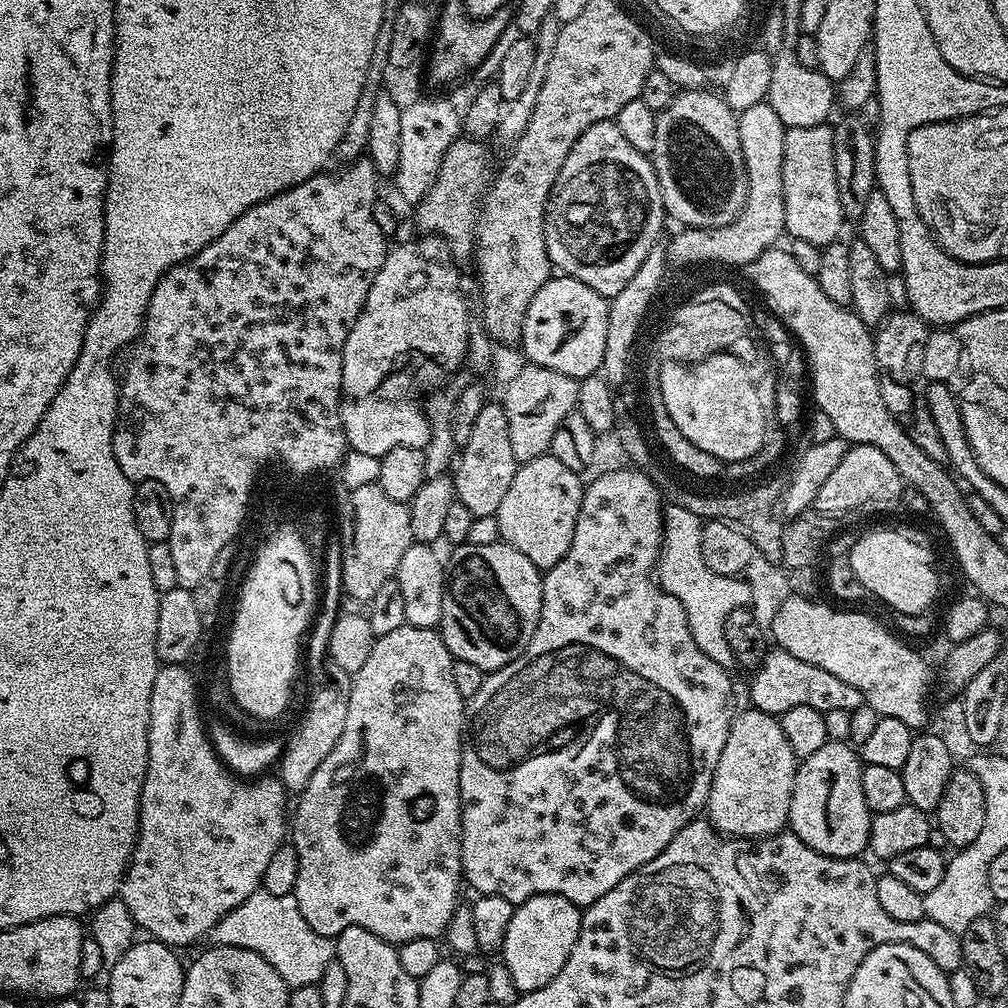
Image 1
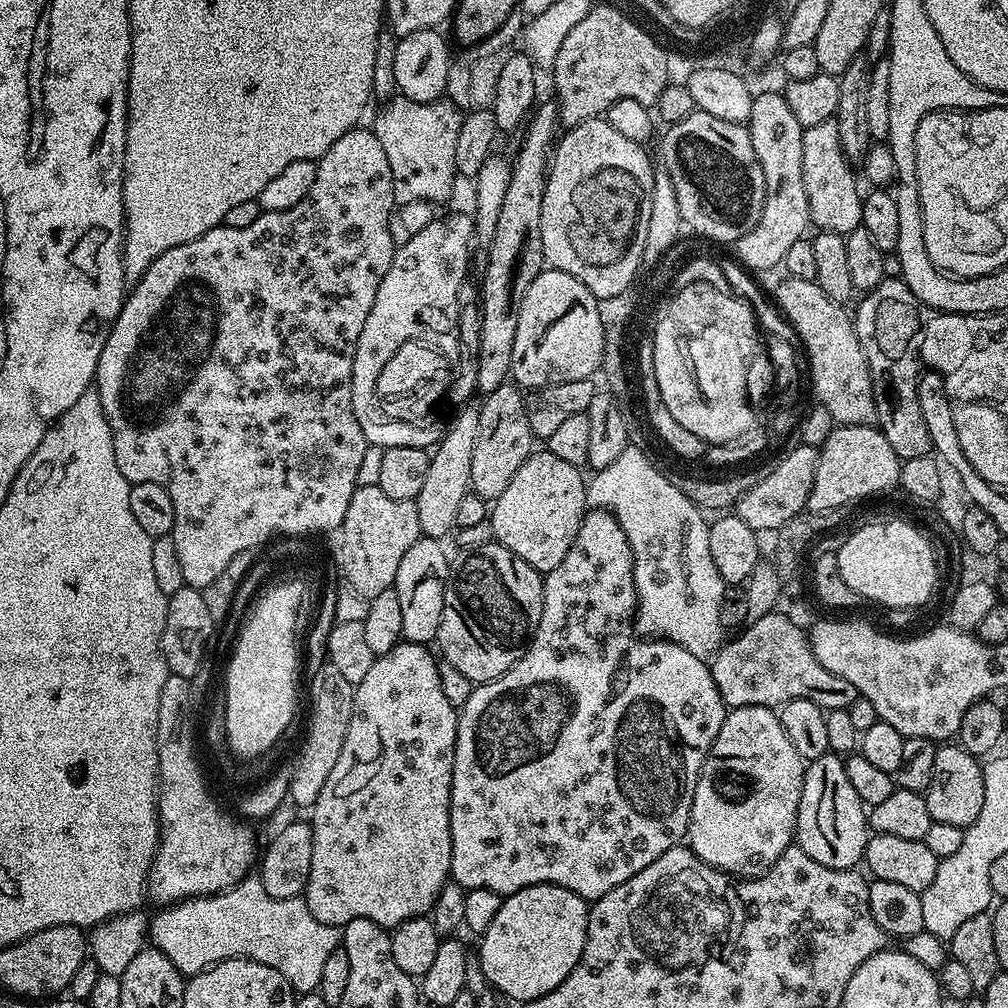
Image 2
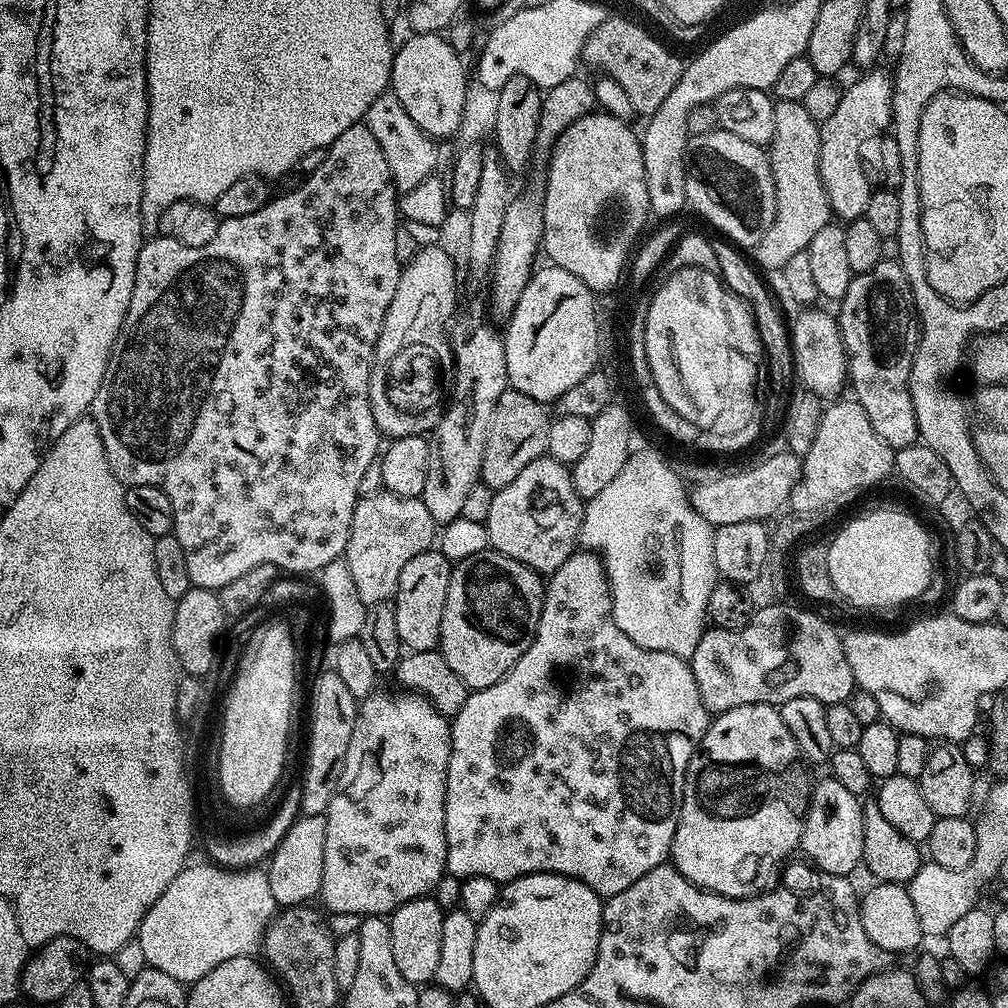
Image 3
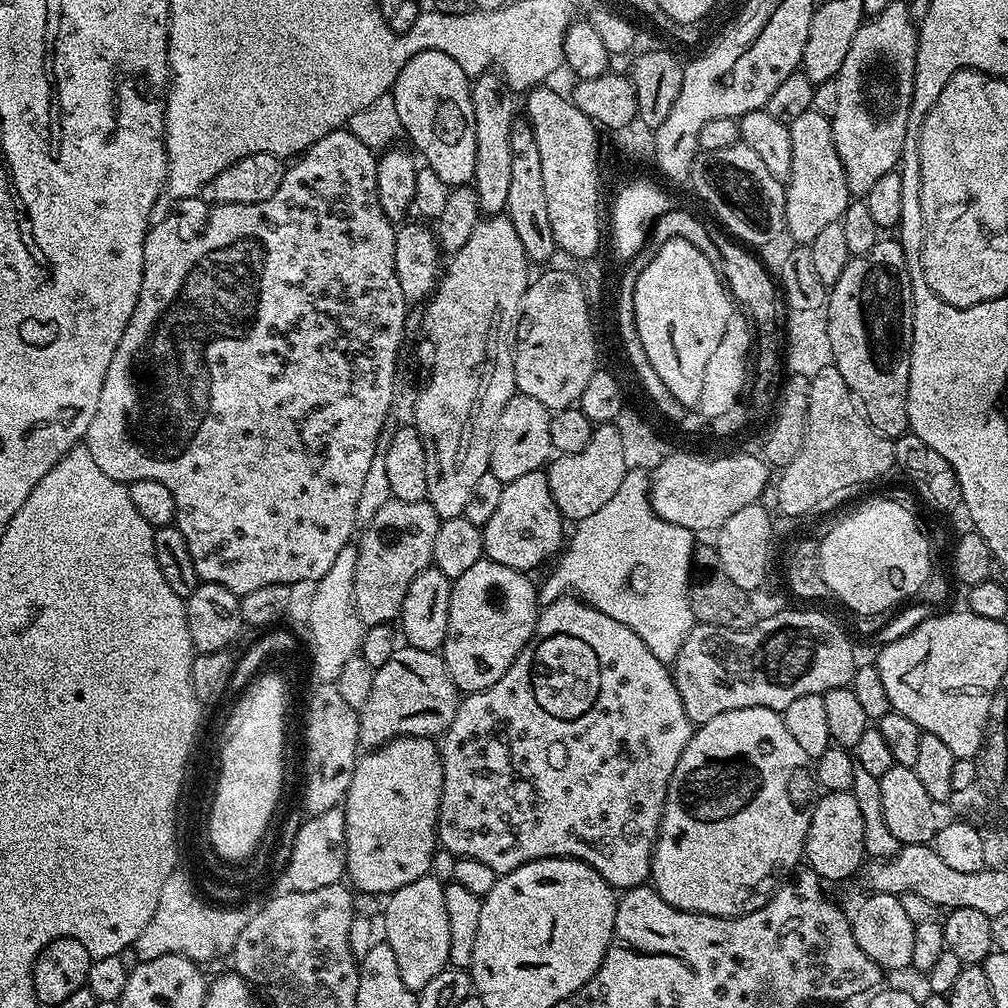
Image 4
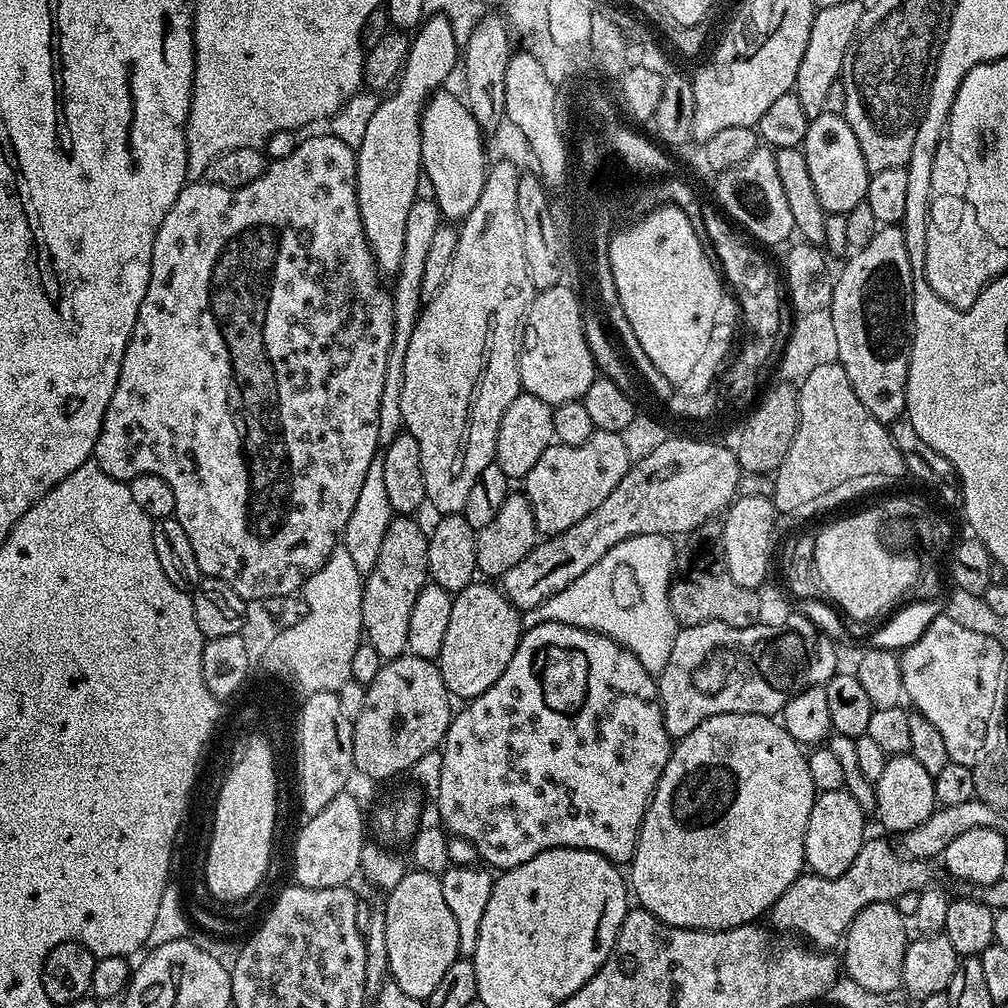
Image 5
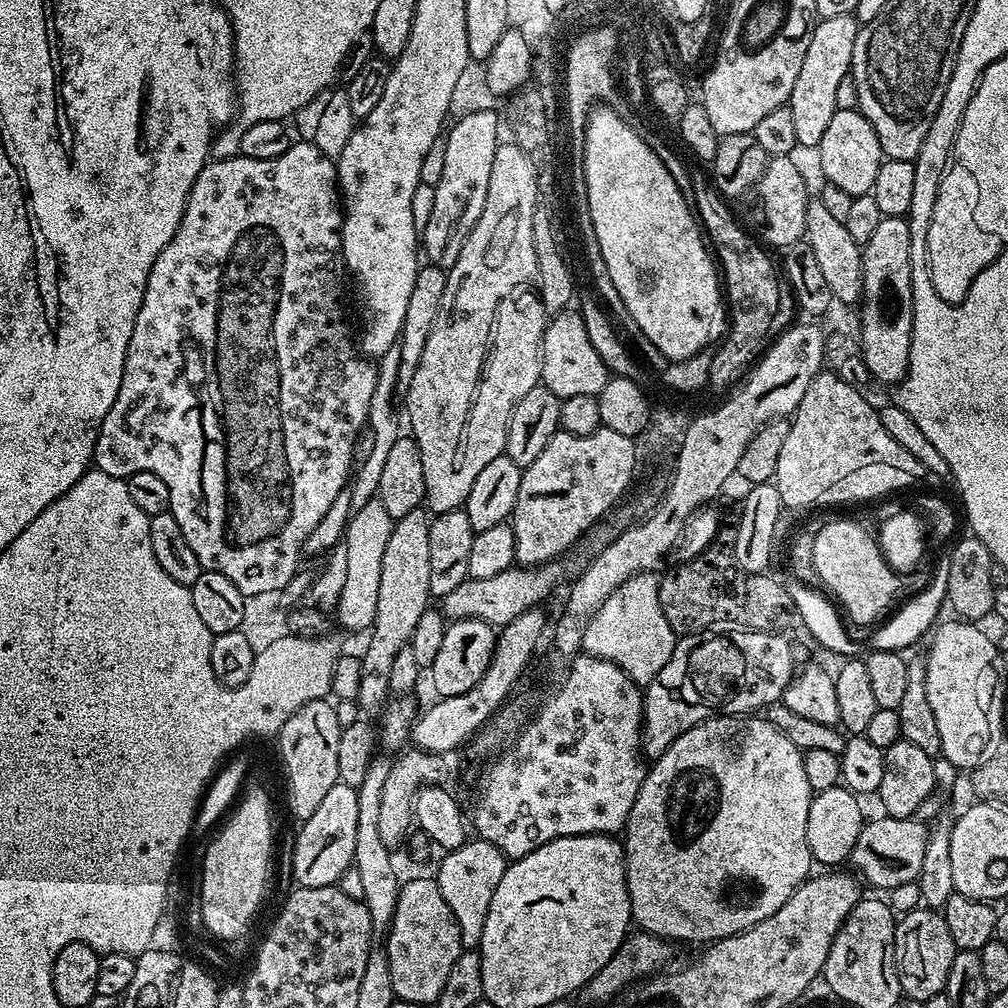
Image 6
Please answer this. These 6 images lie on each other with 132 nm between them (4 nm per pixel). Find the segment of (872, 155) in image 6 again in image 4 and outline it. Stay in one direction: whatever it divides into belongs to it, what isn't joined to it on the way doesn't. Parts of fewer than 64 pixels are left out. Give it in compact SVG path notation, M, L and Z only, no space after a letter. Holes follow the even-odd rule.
M811 111L794 118L788 129L794 158L790 164L790 178L784 189L784 226L787 235L792 235L797 245L807 246L825 226L840 222L850 203L850 193L846 170L842 170L842 158L838 158L838 150L834 146L831 119Z

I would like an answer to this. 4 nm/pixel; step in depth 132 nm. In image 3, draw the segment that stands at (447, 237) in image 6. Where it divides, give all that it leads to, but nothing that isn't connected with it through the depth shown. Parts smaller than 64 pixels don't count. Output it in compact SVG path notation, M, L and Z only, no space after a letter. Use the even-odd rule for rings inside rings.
M418 32L409 35L404 45L395 49L392 57L392 79L390 91L397 96L398 102L405 108L406 113L418 124L425 135L436 142L455 137L462 122L463 107L466 104L466 94L470 83L469 77L464 77L464 64L458 53L452 49L443 35L435 32Z

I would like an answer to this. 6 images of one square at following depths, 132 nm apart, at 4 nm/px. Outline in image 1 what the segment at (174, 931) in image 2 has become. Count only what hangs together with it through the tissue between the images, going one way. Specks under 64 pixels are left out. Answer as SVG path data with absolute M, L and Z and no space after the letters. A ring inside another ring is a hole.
M263 890L250 894L242 906L234 906L230 914L223 916L212 927L210 940L213 945L254 950L258 958L266 958L266 962L278 970L278 978L282 978L289 989L319 984L322 974L326 974L326 966L336 959L333 937L318 934L318 930L307 924L306 918L302 918L302 910L298 910L295 895L279 896Z

